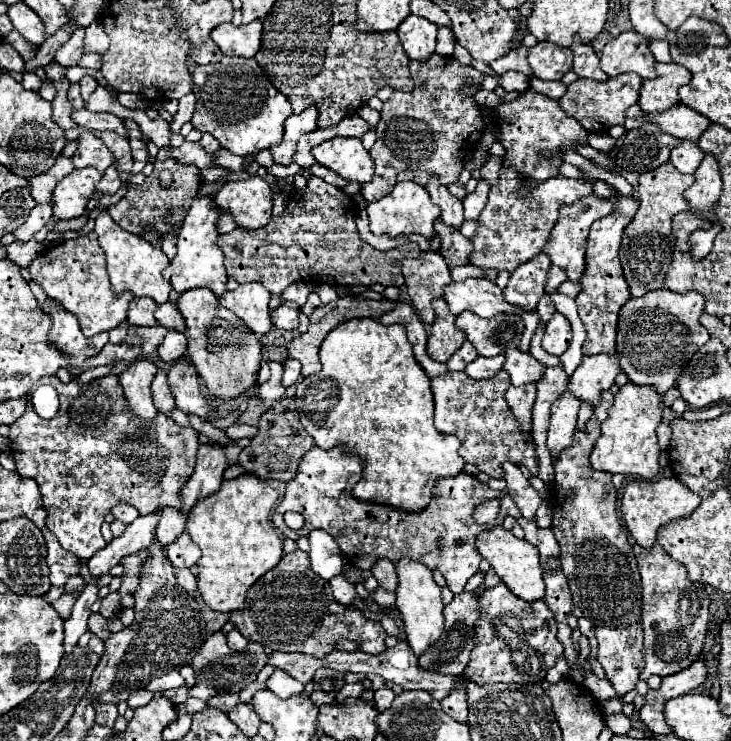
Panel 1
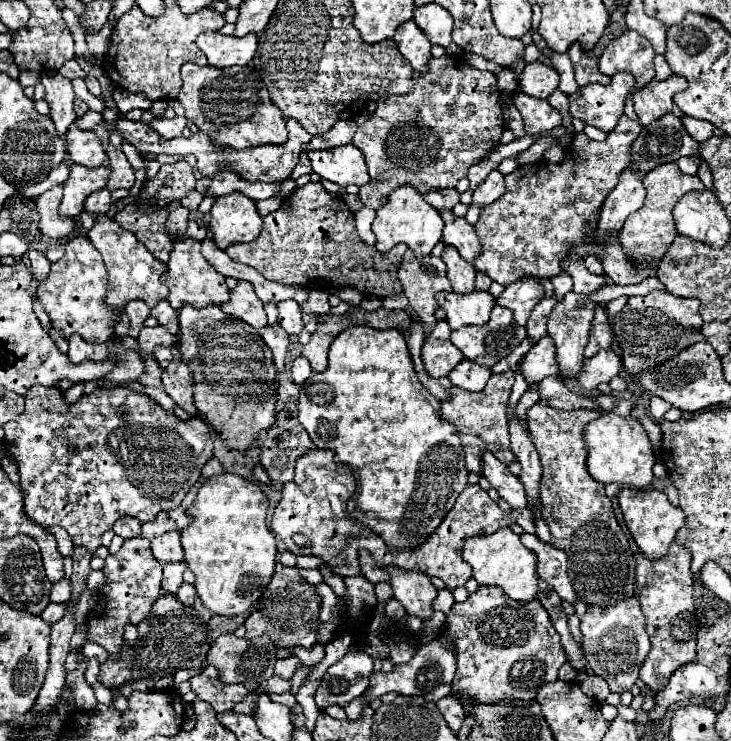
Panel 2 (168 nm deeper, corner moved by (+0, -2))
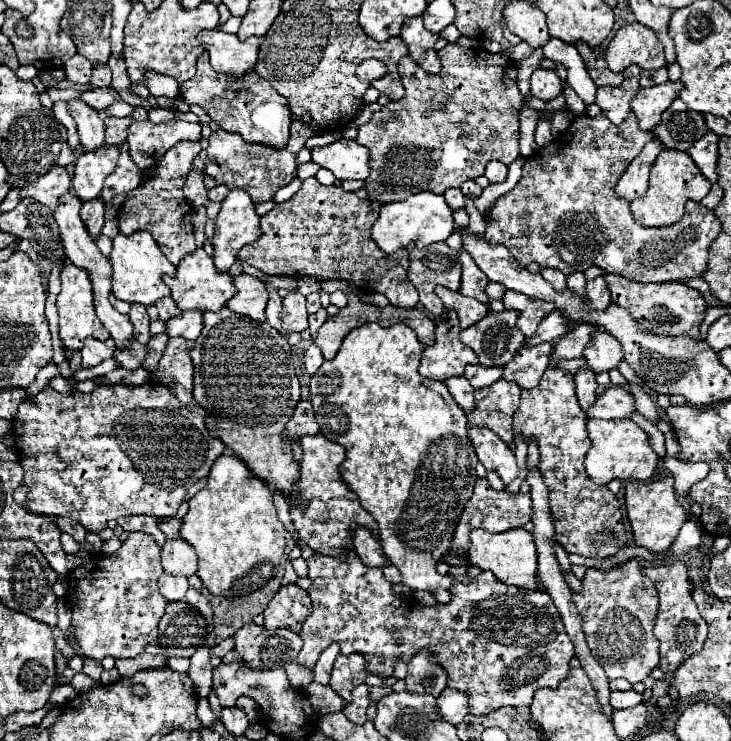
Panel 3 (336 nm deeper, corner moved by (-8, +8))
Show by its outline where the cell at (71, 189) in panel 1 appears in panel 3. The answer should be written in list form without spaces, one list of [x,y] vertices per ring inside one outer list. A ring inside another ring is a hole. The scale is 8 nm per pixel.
[[[103,146],[95,152],[83,152],[75,162],[73,174],[73,190],[77,198],[83,202],[93,200],[101,194],[105,178],[117,166],[119,148],[117,146]]]

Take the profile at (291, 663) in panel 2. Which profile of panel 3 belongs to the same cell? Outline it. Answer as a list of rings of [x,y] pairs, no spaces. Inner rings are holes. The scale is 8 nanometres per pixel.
[[[349,550],[347,560],[335,560],[335,558],[331,558],[331,556],[325,556],[325,554],[315,552],[307,562],[309,562],[309,578],[313,580],[313,586],[309,588],[309,596],[311,596],[311,600],[313,600],[313,614],[305,620],[305,626],[303,626],[301,632],[299,632],[299,636],[303,638],[303,648],[301,648],[299,656],[297,656],[297,664],[305,666],[305,668],[313,668],[315,662],[317,662],[317,658],[319,658],[319,654],[321,654],[331,642],[339,642],[343,654],[351,654],[351,652],[361,652],[361,654],[365,654],[365,658],[367,658],[367,670],[369,670],[371,674],[385,674],[385,676],[391,676],[391,674],[393,674],[393,662],[395,662],[397,656],[403,656],[405,662],[409,662],[409,658],[411,658],[413,654],[417,654],[417,652],[423,650],[423,648],[429,648],[429,650],[437,656],[437,662],[447,670],[447,674],[449,674],[449,686],[453,686],[453,688],[465,692],[465,694],[471,698],[471,714],[475,714],[475,716],[483,716],[483,714],[493,712],[493,710],[497,710],[497,708],[501,708],[501,706],[513,706],[513,708],[529,706],[531,700],[533,700],[535,690],[545,688],[545,686],[557,688],[559,682],[561,682],[561,680],[567,676],[567,672],[569,672],[569,660],[573,658],[573,642],[569,640],[569,636],[567,636],[567,632],[565,632],[565,628],[563,628],[563,624],[561,624],[561,616],[559,616],[559,612],[557,612],[557,608],[555,608],[551,596],[549,596],[547,592],[543,592],[543,590],[533,590],[533,592],[531,592],[531,590],[523,590],[523,588],[513,588],[513,586],[501,584],[501,580],[497,580],[491,572],[481,572],[479,578],[475,578],[469,586],[465,586],[465,584],[453,586],[453,588],[451,588],[451,602],[449,602],[449,604],[445,604],[445,606],[443,606],[443,604],[437,604],[437,606],[427,608],[427,606],[421,606],[421,604],[413,602],[413,598],[397,598],[397,596],[393,596],[393,592],[391,592],[391,582],[387,582],[387,580],[383,578],[383,572],[381,572],[379,568],[367,568],[367,566],[361,562],[361,558],[357,556],[355,550]]]

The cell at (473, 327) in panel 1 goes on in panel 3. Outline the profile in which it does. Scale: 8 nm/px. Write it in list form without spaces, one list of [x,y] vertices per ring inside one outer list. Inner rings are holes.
[[[493,312],[477,324],[461,330],[461,342],[469,344],[483,366],[505,366],[525,342],[517,328],[517,312]]]

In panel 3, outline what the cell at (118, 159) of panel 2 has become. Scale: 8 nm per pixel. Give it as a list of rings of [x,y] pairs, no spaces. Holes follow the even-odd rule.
[[[123,142],[119,148],[121,148],[121,156],[119,156],[117,168],[107,176],[103,192],[101,192],[101,198],[107,204],[111,204],[111,200],[115,196],[131,192],[131,190],[135,190],[141,184],[141,170],[133,164],[133,160],[129,156],[127,142]]]

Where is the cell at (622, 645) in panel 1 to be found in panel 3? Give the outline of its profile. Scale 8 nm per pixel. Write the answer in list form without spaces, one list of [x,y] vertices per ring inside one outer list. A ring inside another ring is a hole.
[[[629,560],[621,564],[619,568],[611,568],[611,570],[589,568],[581,584],[583,584],[583,590],[579,594],[573,594],[573,602],[579,610],[579,616],[583,618],[583,632],[585,632],[585,640],[589,644],[591,654],[603,666],[609,680],[625,678],[631,684],[643,682],[649,676],[649,672],[659,664],[659,652],[657,652],[659,640],[653,636],[653,622],[657,616],[659,598],[657,598],[657,590],[653,582],[641,572],[641,566],[637,560]]]

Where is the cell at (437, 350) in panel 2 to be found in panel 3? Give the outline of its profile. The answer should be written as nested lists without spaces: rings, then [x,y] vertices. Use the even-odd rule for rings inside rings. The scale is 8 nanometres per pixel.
[[[447,312],[445,318],[437,320],[435,344],[423,350],[419,372],[433,380],[447,380],[451,376],[461,376],[467,364],[477,364],[477,354],[461,344],[459,340],[459,320],[457,312]]]

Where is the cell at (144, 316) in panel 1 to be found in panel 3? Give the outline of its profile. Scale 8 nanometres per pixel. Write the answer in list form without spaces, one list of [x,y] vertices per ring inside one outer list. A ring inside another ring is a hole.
[[[131,304],[131,312],[129,312],[129,320],[133,322],[135,326],[135,336],[141,344],[147,344],[149,342],[149,314],[147,314],[147,308],[143,304]]]

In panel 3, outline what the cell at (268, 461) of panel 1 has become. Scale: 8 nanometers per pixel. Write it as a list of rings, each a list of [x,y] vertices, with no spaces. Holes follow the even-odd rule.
[[[301,400],[289,420],[289,426],[287,426],[287,434],[291,436],[293,440],[293,458],[295,462],[301,462],[301,438],[307,436],[307,434],[317,434],[319,432],[319,424],[315,422],[315,416],[313,416],[313,408],[311,408],[311,402],[309,400]]]

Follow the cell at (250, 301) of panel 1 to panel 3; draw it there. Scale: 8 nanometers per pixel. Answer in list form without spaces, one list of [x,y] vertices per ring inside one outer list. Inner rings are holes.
[[[241,274],[233,278],[237,294],[227,302],[227,308],[249,316],[251,320],[265,322],[265,306],[267,306],[267,290],[265,284],[249,274]]]

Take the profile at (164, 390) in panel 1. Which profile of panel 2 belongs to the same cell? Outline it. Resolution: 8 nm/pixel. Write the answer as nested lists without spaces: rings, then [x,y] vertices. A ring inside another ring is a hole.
[[[147,356],[145,360],[145,372],[139,376],[137,382],[145,384],[145,386],[155,386],[155,388],[161,388],[161,368],[157,364],[157,360],[153,360],[151,356]]]

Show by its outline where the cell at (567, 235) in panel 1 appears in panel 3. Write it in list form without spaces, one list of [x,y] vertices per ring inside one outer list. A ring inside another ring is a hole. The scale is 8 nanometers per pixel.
[[[603,274],[611,302],[625,308],[641,328],[661,334],[661,336],[691,336],[695,340],[701,338],[701,322],[707,312],[707,302],[699,290],[693,290],[681,282],[663,282],[663,284],[643,284],[633,282],[621,274]]]

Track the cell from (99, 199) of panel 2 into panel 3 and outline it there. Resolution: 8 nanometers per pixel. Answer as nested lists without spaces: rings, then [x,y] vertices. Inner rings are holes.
[[[95,198],[95,200],[89,200],[89,202],[83,202],[81,218],[83,218],[85,226],[89,228],[91,236],[95,238],[95,236],[101,232],[103,222],[105,222],[105,202],[103,202],[101,198]]]

